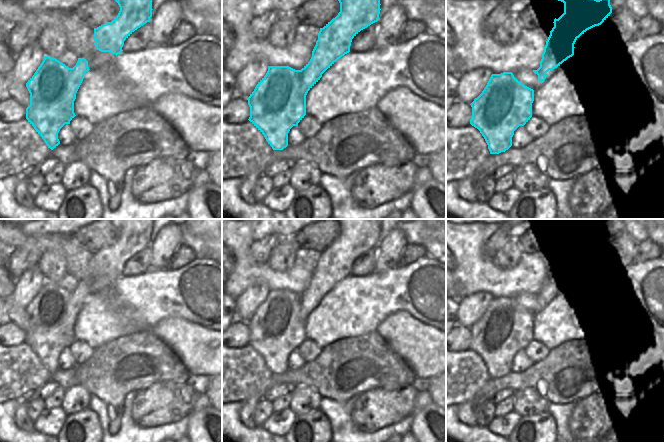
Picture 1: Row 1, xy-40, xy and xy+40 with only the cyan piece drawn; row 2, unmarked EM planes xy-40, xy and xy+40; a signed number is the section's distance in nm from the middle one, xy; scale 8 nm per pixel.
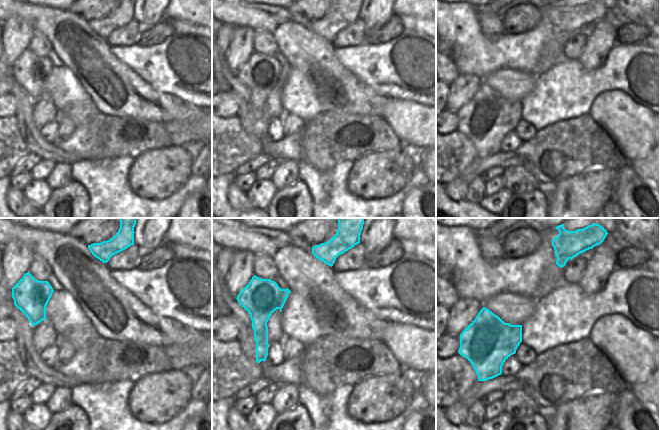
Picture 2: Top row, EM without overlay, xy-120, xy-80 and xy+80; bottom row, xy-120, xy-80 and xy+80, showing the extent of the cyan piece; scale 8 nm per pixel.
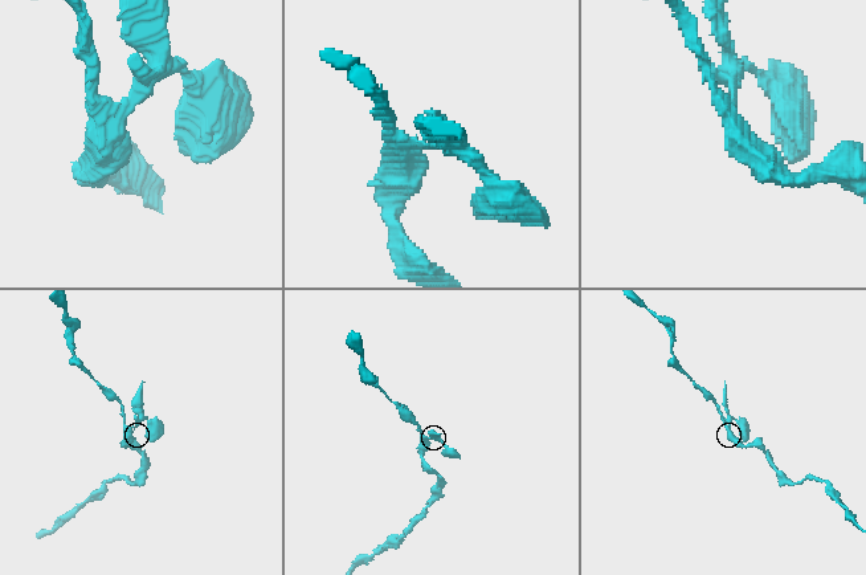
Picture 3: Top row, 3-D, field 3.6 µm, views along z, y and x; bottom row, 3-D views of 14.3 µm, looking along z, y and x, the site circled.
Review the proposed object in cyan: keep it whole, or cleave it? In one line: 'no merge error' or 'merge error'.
merge error

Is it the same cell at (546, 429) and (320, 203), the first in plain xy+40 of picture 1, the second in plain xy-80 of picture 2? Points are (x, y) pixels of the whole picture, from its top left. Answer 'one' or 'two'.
two

